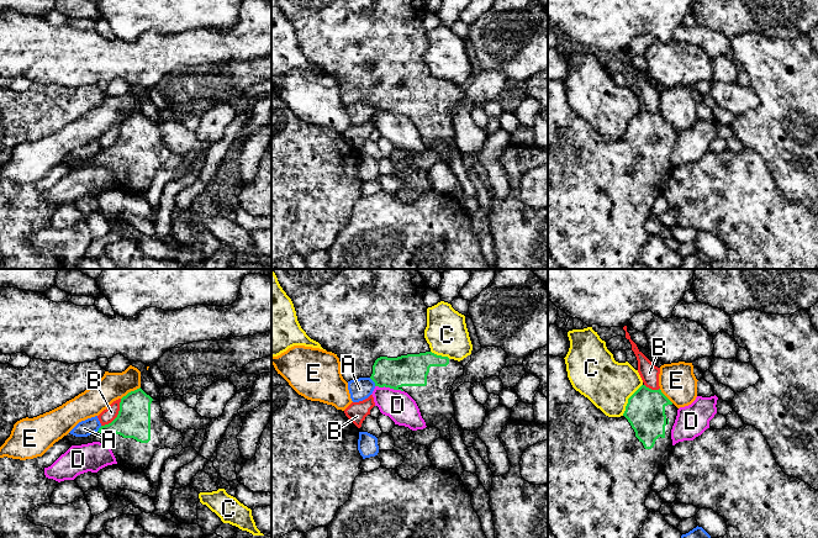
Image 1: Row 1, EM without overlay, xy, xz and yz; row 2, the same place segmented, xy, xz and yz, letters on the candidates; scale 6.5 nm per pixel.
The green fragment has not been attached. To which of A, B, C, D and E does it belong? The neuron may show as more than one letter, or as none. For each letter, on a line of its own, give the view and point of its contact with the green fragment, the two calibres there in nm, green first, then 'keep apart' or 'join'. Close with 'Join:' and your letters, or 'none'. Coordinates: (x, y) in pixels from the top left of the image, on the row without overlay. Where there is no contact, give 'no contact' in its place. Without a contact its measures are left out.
A: contact xz (373, 104); calibres 200 and 140 nm; keep apart
B: contact xy (117, 138); calibres 220 and 90 nm; keep apart
C: contact yz (628, 124); calibres 260 and 320 nm; keep apart
D: contact xz (389, 110); calibres 200 and 190 nm; keep apart
E: contact xy (131, 115); calibres 220 and 180 nm; keep apart
Join: none

